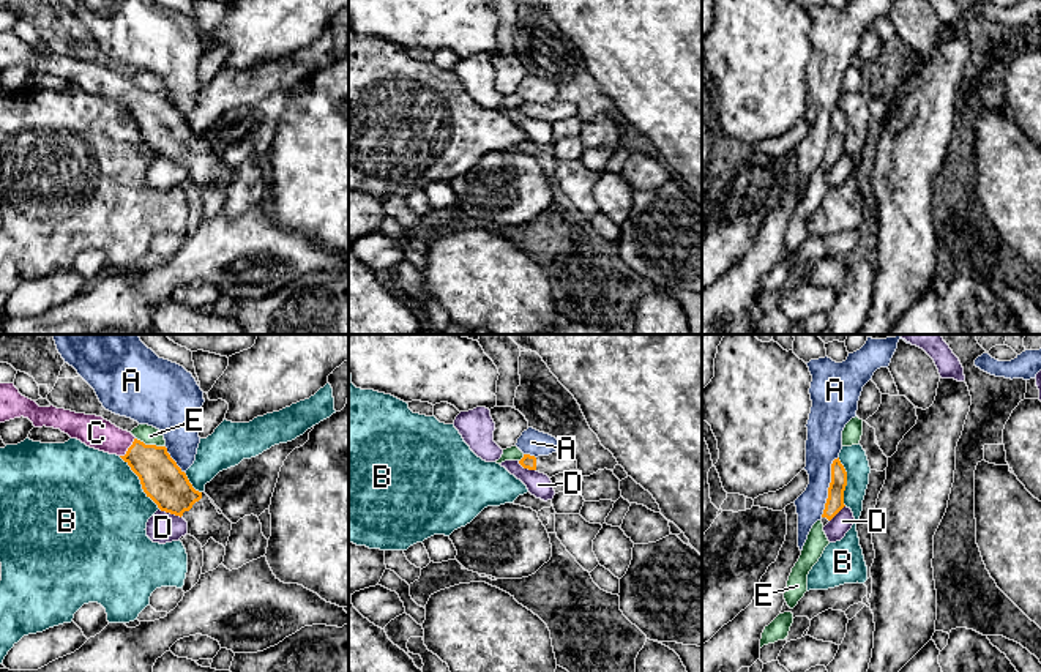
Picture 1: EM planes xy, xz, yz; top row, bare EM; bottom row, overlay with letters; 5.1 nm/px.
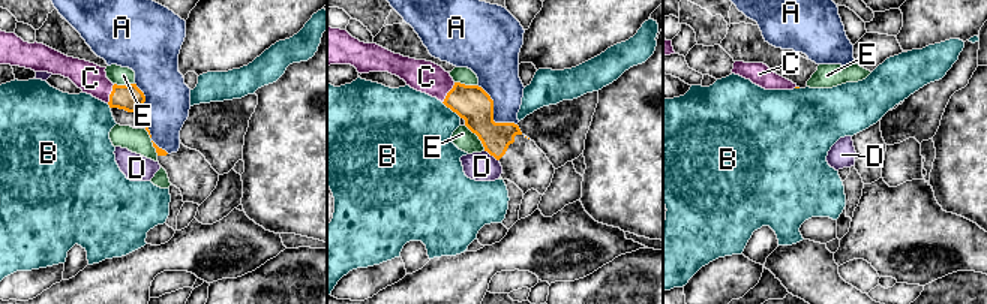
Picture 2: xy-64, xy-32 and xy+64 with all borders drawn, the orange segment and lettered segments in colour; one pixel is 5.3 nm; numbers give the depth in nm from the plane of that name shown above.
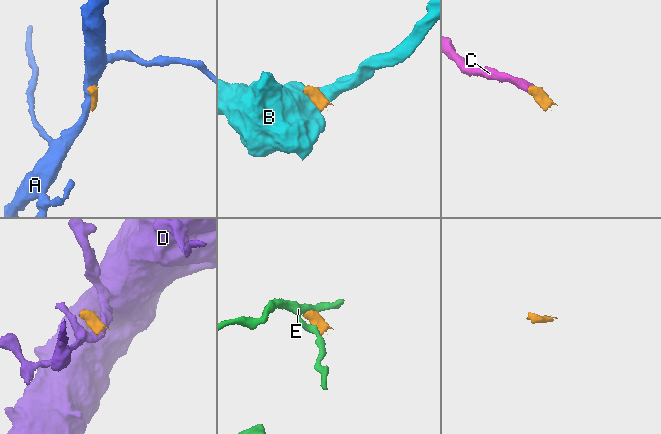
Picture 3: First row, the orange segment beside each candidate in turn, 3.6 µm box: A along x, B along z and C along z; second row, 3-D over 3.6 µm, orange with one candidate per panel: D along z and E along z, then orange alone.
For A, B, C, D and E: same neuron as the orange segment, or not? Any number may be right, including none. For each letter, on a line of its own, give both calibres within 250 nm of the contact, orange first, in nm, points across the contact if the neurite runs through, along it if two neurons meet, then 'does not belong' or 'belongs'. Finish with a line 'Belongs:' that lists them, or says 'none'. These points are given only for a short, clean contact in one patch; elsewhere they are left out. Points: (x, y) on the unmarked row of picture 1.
A: 90 nm thick on the orange side, 180 nm on the other; border along yz (838, 103), (832, 111), (828, 144), (820, 163); does not belong
B: 220 nm thick on the orange side, 500 nm on the other; does not belong
C: 220 nm thick on the orange side, 160 nm on the other; runs through xy (161, 125), (128, 95), (97, 79); belongs
D: 220 nm thick on the orange side, 160 nm on the other; border along xy (160, 155), (182, 163); does not belong
E: 220 nm thick on the orange side, 100 nm on the other; does not belong
Belongs: C

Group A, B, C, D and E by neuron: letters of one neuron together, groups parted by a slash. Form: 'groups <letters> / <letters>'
groups A / B / C / D / E

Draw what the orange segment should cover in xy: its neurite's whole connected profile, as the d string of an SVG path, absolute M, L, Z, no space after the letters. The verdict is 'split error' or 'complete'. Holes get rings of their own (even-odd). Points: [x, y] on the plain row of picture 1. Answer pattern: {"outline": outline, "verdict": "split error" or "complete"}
{"outline": "M0 30L0 69L21 63L28 65L35 74L60 76L90 95L120 103L139 123L144 139L161 158L180 162L188 169L186 181L194 183L202 194L210 185L227 192L232 169L218 159L205 139L192 134L166 93L145 91L103 63L76 60L54 52L39 54L22 43L14 30Z", "verdict": "split error"}

